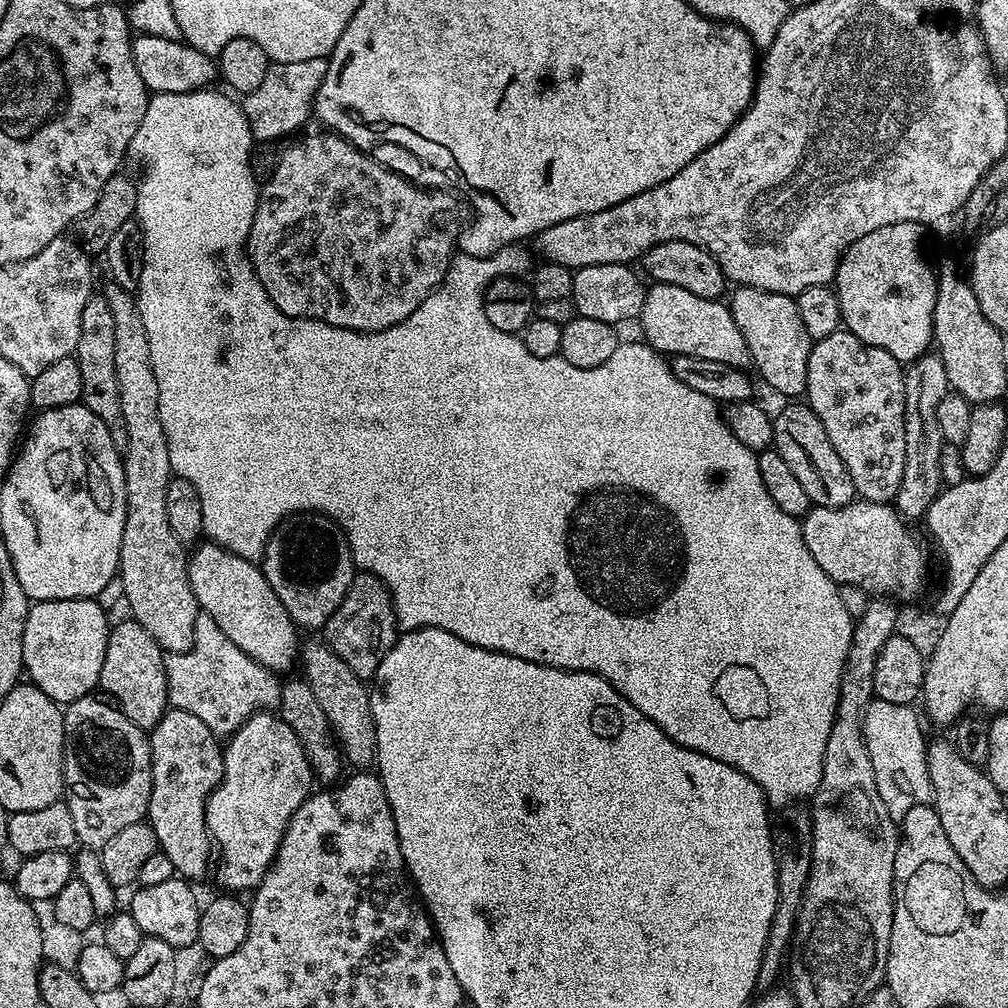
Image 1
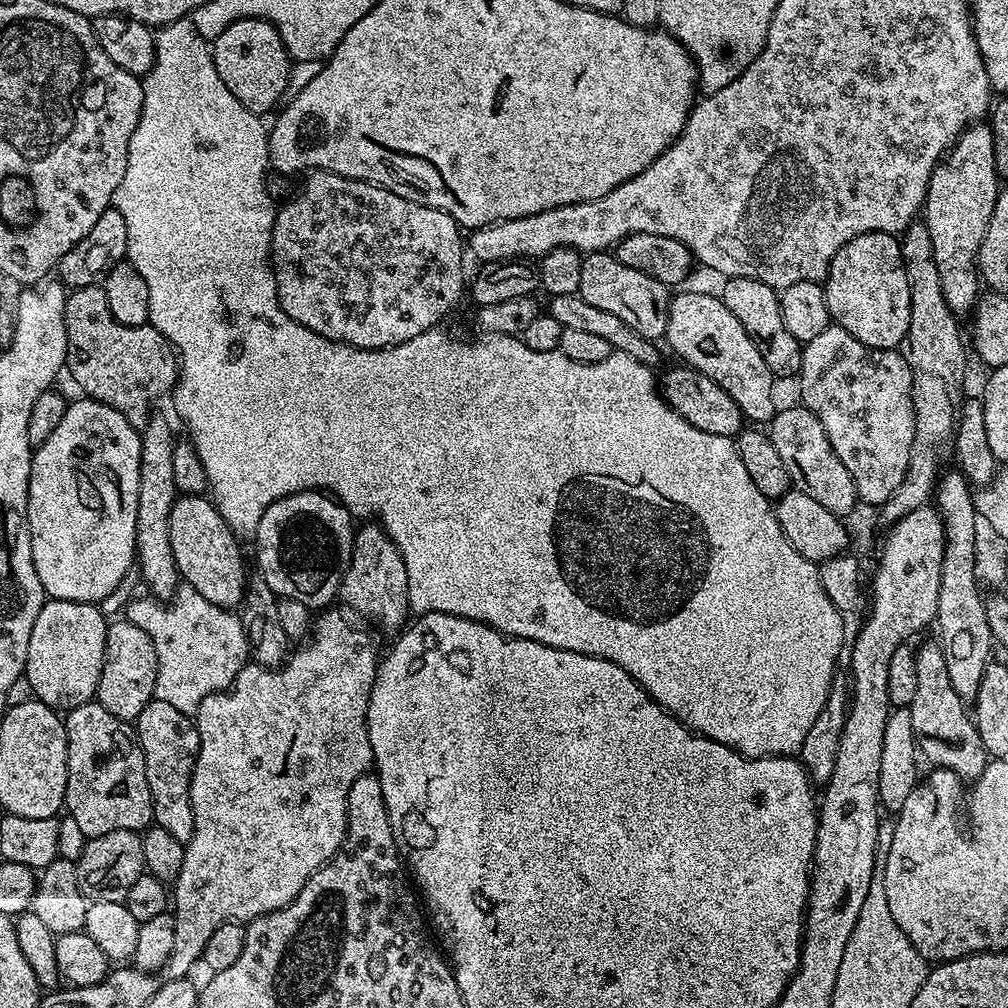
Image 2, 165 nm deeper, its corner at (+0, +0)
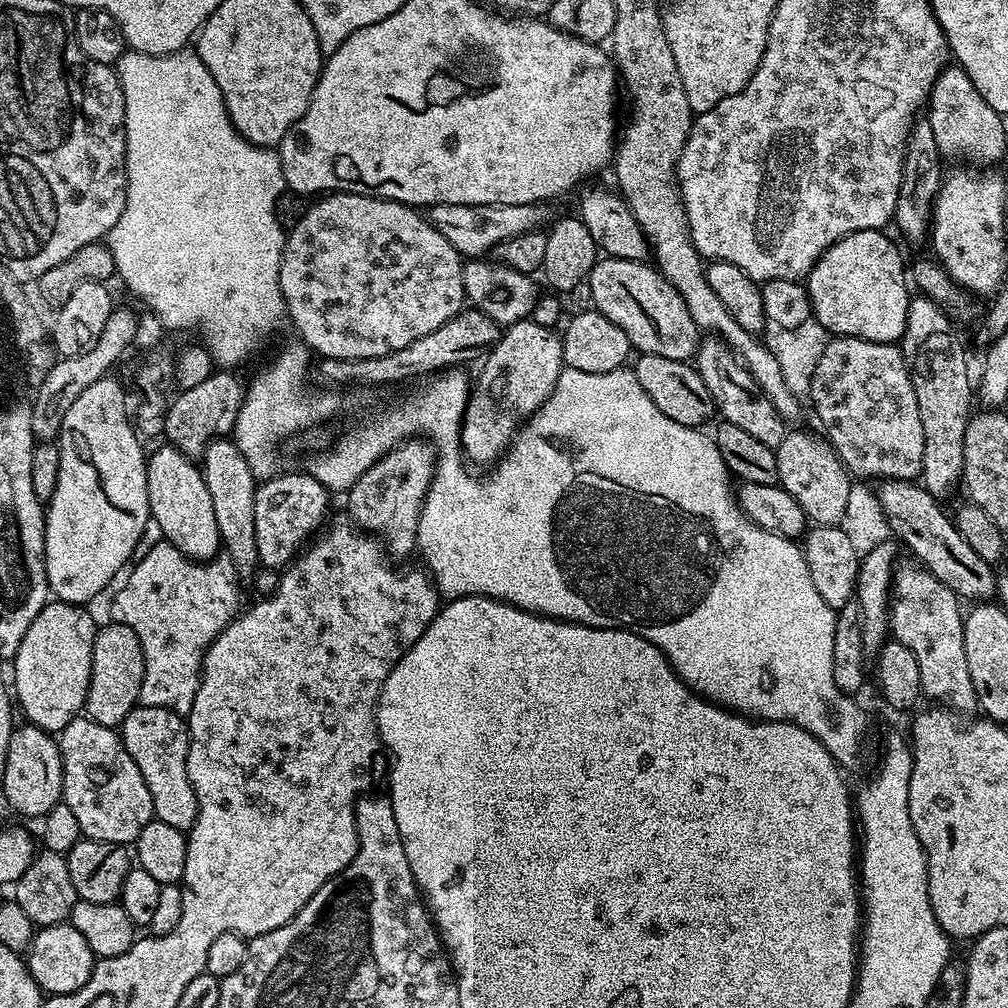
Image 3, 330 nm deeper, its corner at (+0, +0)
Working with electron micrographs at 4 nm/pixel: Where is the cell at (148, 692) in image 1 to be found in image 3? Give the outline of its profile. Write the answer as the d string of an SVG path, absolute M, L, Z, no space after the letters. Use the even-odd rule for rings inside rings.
M108 622L108 625L97 627L94 638L94 658L90 666L90 686L86 690L83 711L88 719L98 722L98 726L119 729L124 719L140 704L140 691L142 690L142 678L146 674L144 655L142 654L142 642L138 642L138 634L125 624Z

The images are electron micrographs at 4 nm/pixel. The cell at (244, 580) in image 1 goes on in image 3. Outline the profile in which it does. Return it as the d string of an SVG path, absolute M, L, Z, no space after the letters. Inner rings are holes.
M165 446L147 457L148 511L153 525L160 527L159 535L191 560L211 560L221 551L217 519L210 492L206 488L201 469L176 447Z

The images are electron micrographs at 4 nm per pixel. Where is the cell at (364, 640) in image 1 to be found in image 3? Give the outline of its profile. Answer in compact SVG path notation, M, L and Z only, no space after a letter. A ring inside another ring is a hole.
M423 439L402 441L397 448L392 448L382 458L378 458L378 462L374 462L374 466L370 466L366 474L362 474L362 478L358 478L358 482L348 489L347 515L351 523L377 537L389 557L400 561L411 552L413 555L417 551L418 518L435 472L436 457Z

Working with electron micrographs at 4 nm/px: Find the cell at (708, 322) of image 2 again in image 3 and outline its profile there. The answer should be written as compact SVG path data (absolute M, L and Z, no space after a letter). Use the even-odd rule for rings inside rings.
M704 338L700 341L694 357L702 382L706 382L706 390L710 390L712 402L717 413L721 412L724 420L734 422L741 430L748 431L753 438L766 446L776 448L782 442L786 431L786 422L776 413L770 398L754 382L754 378L736 359L735 354L727 348L723 341L716 338Z

